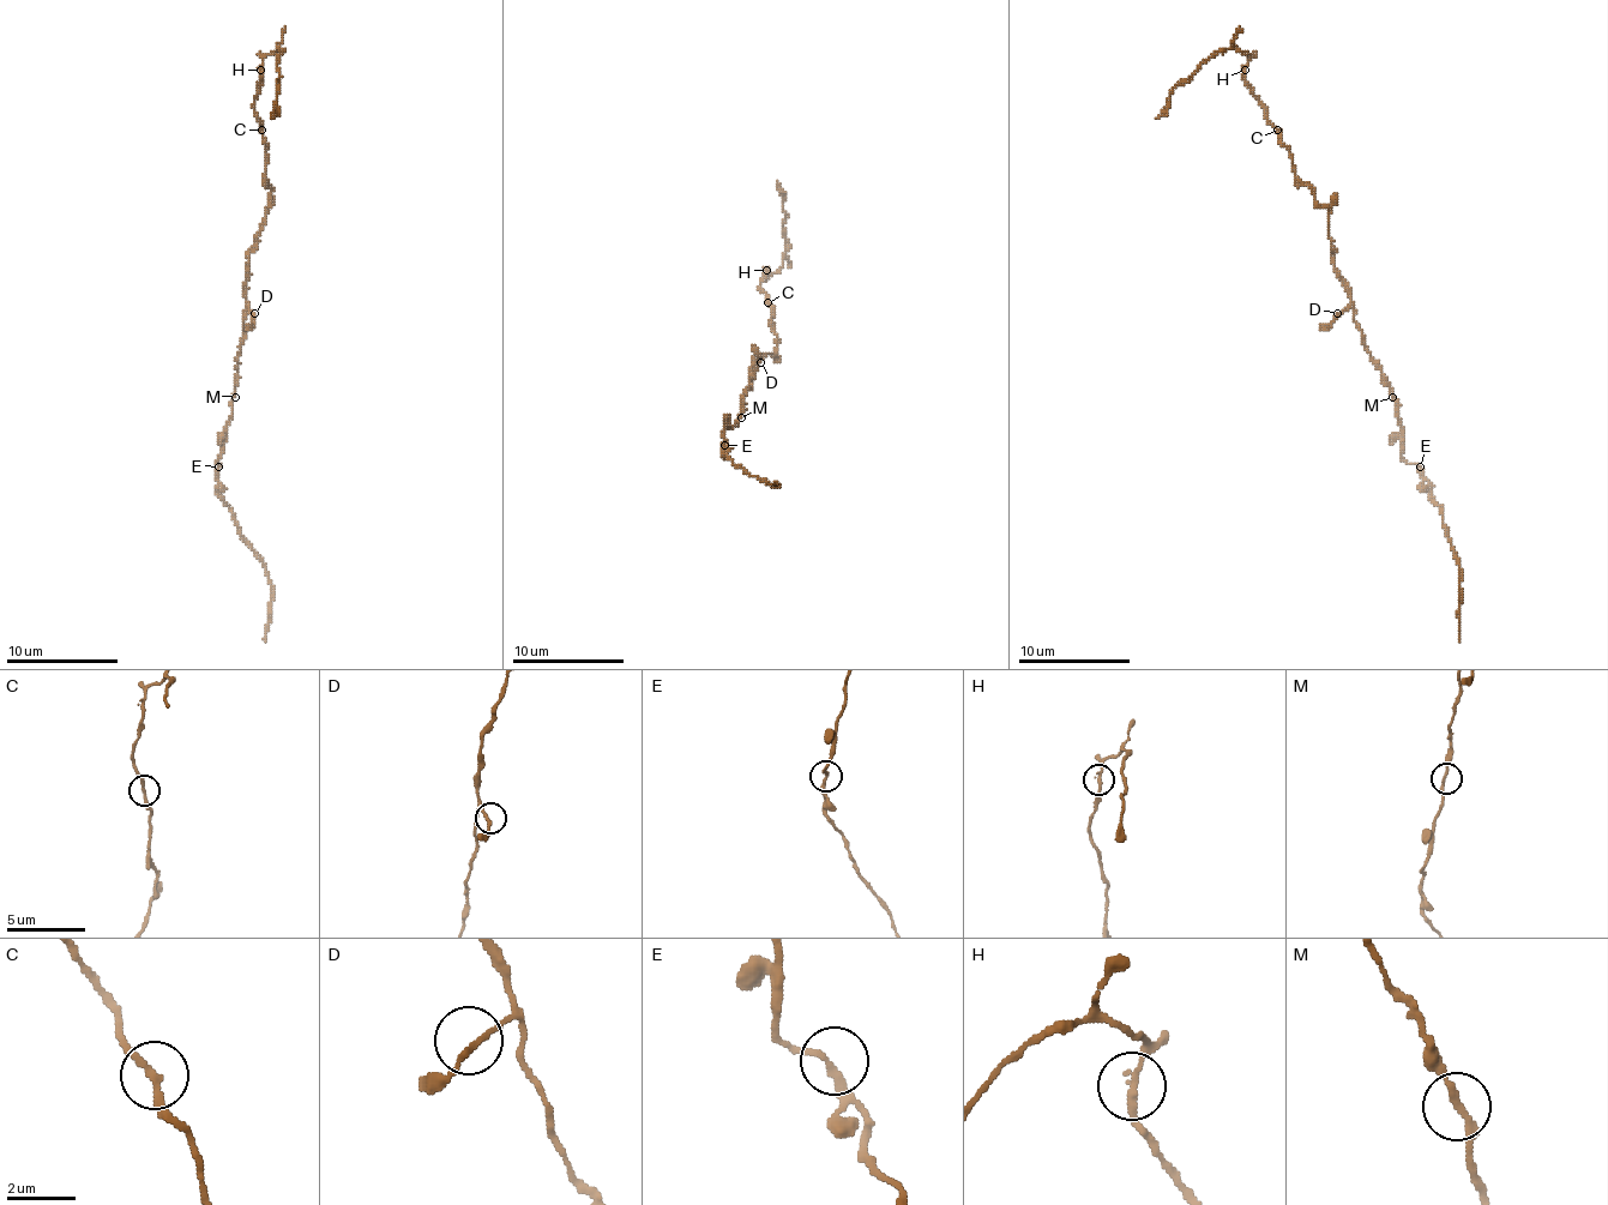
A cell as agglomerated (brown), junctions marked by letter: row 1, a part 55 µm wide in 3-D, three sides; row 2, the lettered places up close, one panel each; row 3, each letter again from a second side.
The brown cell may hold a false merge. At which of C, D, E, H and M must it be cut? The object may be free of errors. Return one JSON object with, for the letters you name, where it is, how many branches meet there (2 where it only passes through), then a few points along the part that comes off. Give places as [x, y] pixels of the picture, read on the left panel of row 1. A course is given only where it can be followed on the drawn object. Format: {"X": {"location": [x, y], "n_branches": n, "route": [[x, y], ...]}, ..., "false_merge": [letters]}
{"H": {"location": [260, 70], "n_branches": 2, "route": [[260, 71], [269, 54], [277, 48], [277, 104], [271, 119]]}, "false_merge": ["H"]}

